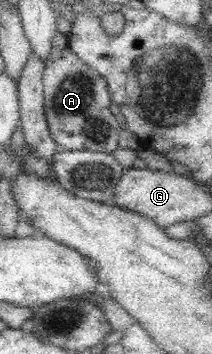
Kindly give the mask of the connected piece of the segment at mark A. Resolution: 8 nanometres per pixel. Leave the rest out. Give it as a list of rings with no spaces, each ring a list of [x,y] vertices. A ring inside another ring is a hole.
[[[67,46],[64,49],[53,49],[49,58],[44,61],[42,74],[44,86],[45,118],[47,119],[48,131],[56,142],[58,150],[92,150],[93,152],[106,152],[112,154],[119,148],[118,140],[123,125],[115,119],[111,113],[112,105],[110,92],[107,88],[107,81],[88,64],[85,64],[76,54],[71,52]]]

